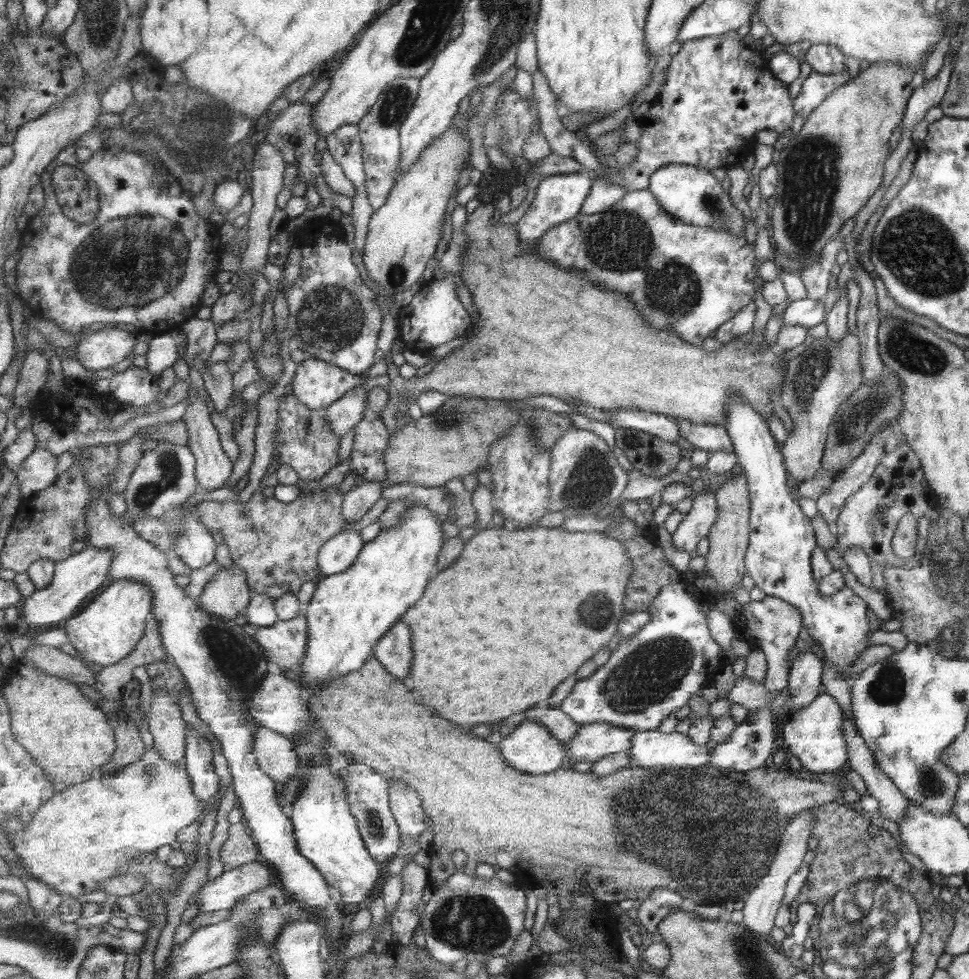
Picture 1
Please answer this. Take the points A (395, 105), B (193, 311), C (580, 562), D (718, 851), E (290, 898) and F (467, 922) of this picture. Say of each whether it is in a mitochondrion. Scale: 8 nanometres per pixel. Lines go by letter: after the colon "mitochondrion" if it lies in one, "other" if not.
A: mitochondrion
B: other
C: other
D: mitochondrion
E: other
F: mitochondrion

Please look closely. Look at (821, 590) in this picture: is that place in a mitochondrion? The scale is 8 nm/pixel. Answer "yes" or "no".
no

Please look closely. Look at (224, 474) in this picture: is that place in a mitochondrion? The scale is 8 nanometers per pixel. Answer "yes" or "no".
no

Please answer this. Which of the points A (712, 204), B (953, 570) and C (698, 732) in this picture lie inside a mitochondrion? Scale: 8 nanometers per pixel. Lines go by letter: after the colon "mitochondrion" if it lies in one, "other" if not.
A: mitochondrion
B: mitochondrion
C: other

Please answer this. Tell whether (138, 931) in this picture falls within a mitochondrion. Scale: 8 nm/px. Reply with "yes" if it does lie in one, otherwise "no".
no

